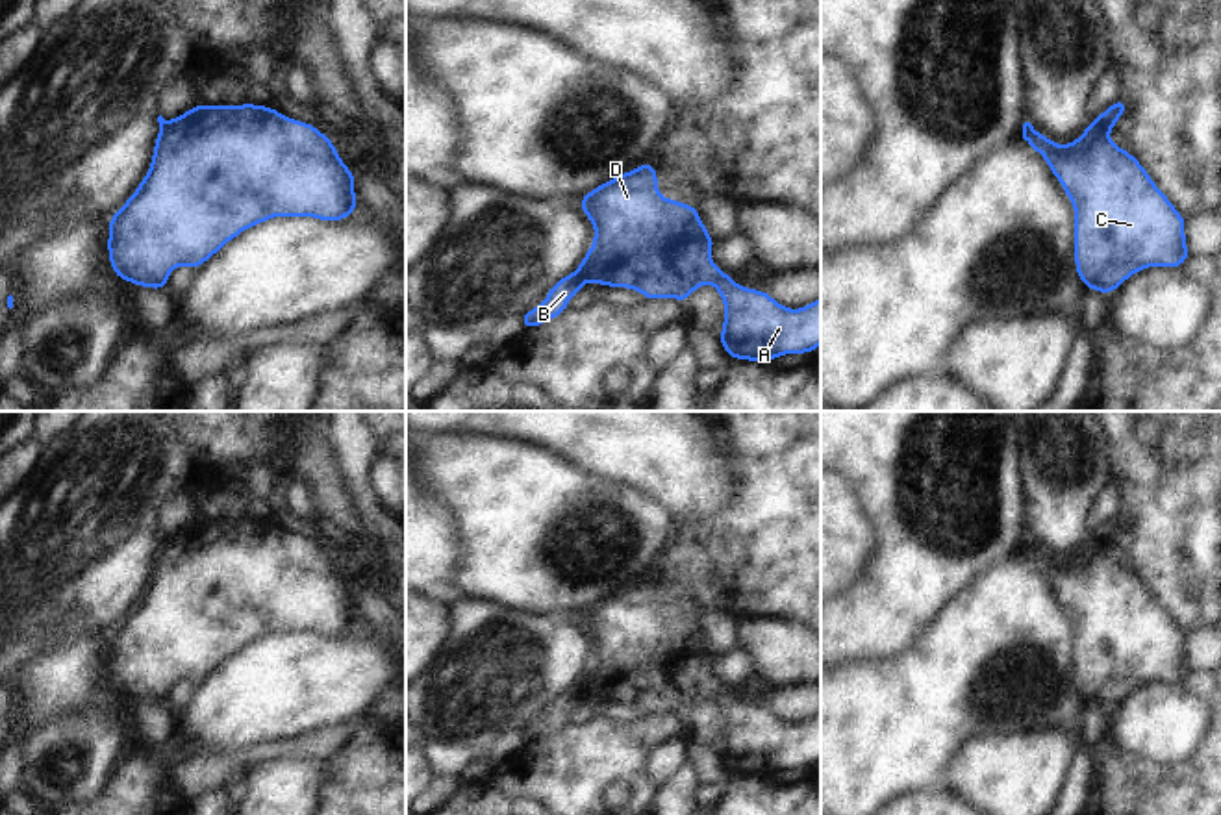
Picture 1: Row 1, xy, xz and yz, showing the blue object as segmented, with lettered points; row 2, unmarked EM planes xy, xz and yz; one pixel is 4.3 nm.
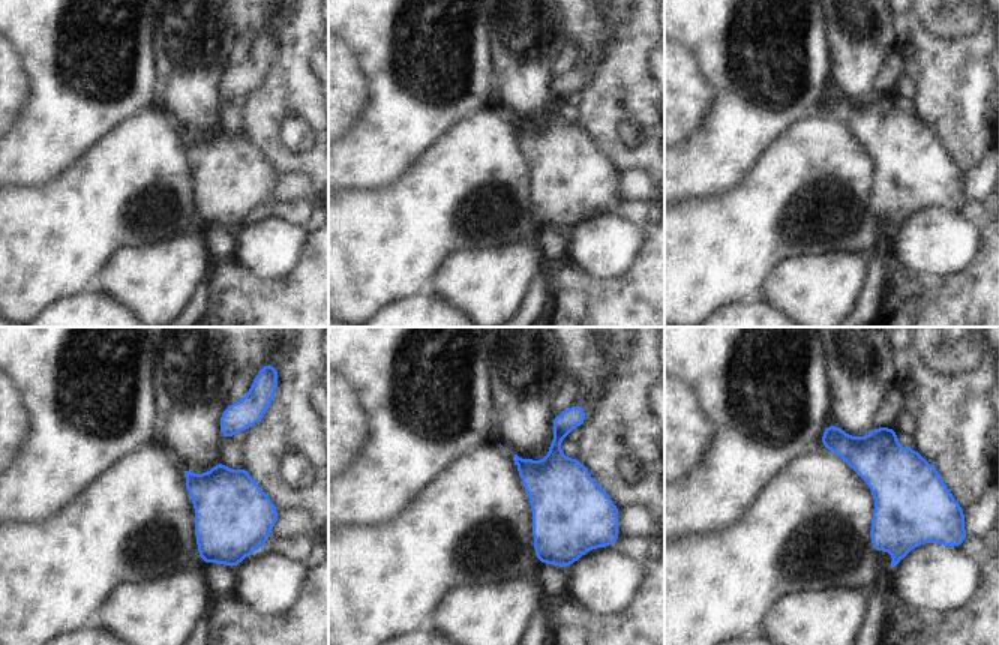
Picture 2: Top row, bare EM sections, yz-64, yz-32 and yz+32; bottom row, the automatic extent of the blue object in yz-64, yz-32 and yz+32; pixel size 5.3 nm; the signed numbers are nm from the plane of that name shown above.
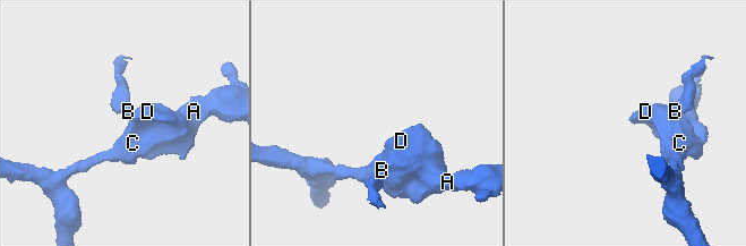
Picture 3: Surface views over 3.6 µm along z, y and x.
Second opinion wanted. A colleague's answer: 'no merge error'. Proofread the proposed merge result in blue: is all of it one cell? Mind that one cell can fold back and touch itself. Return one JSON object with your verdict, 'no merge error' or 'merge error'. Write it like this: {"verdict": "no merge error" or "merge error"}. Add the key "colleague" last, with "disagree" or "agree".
{"verdict": "merge error", "colleague": "disagree"}

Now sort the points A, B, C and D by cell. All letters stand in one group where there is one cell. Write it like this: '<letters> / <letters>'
A C D / B

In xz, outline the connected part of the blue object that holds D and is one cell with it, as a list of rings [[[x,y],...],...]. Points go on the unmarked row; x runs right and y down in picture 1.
[[[652,574],[585,608],[578,621],[595,643],[595,654],[578,687],[602,702],[626,702],[654,717],[665,711],[686,719],[689,709],[713,698],[724,719],[719,758],[730,774],[771,776],[786,769],[812,769],[821,759],[821,711],[802,724],[778,719],[765,704],[737,700],[710,674],[717,659],[699,632],[699,622],[658,608]]]

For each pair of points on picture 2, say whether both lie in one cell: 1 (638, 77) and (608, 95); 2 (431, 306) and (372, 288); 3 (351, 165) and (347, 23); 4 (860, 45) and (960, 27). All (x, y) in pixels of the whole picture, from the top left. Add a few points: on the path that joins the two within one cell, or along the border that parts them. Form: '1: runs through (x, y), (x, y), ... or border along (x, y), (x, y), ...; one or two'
1: runs through (630, 78), (615, 93); one
2: border along (422, 293), (413, 297), (399, 297), (378, 311); two
3: runs through (381, 129), (381, 59); one
4: border along (891, 15), (896, 50); two

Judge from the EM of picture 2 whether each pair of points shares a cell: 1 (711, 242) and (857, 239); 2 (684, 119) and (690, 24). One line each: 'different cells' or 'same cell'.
1: same cell
2: different cells

